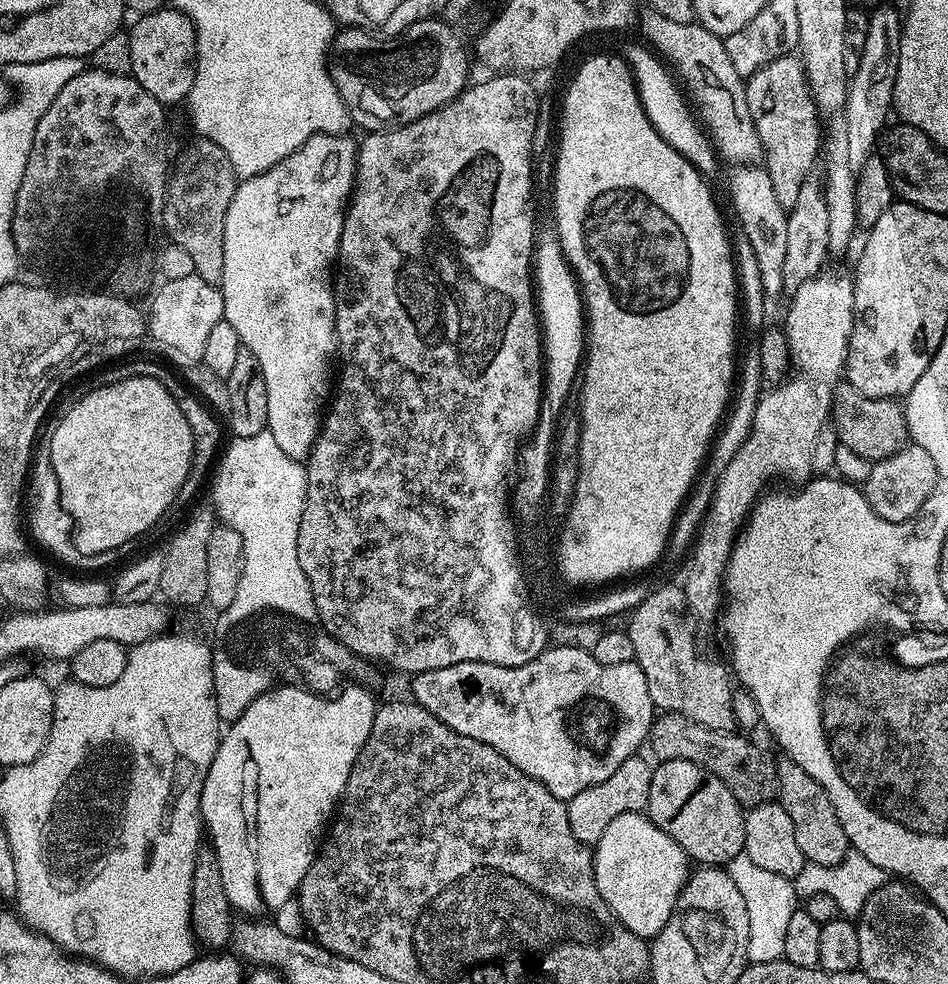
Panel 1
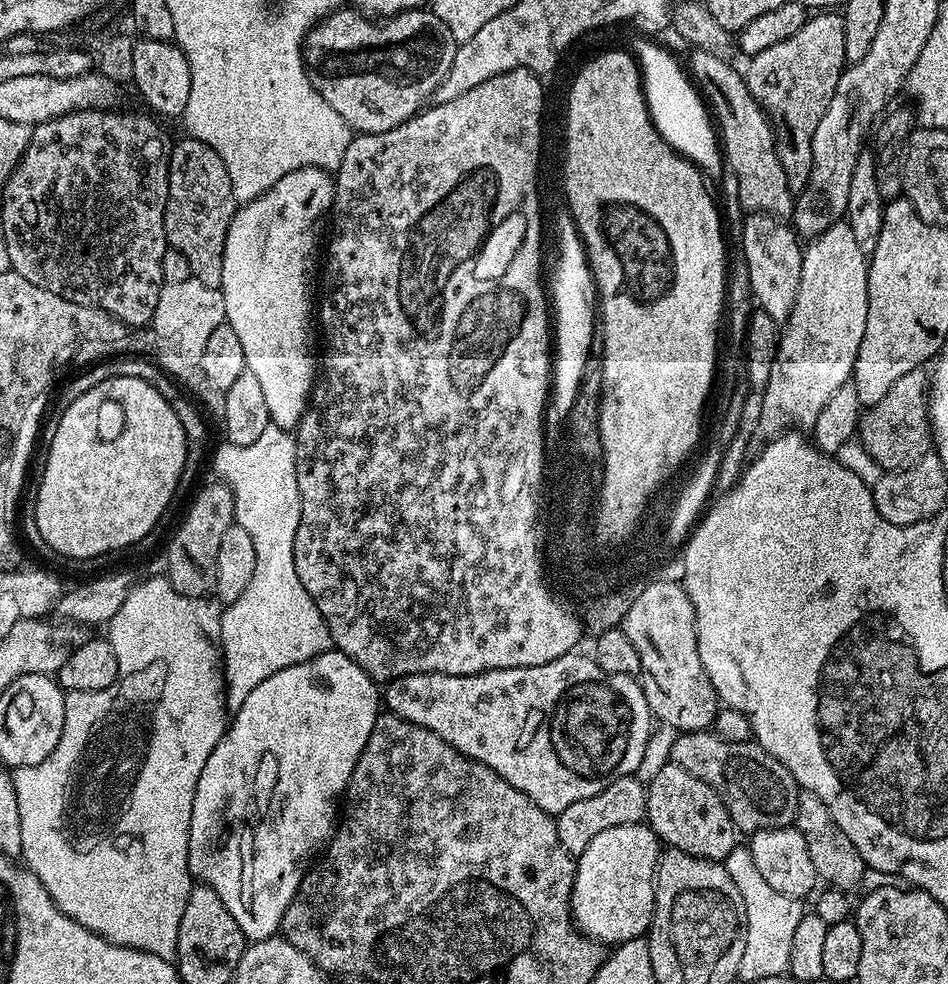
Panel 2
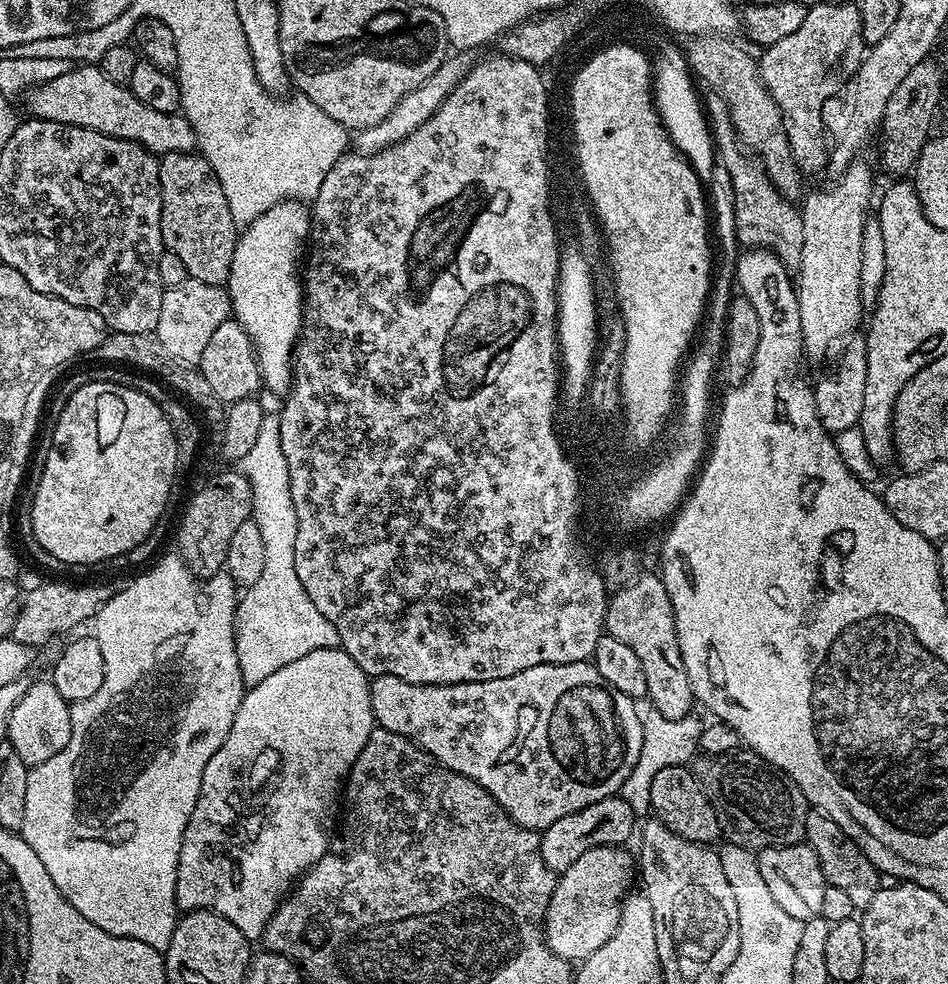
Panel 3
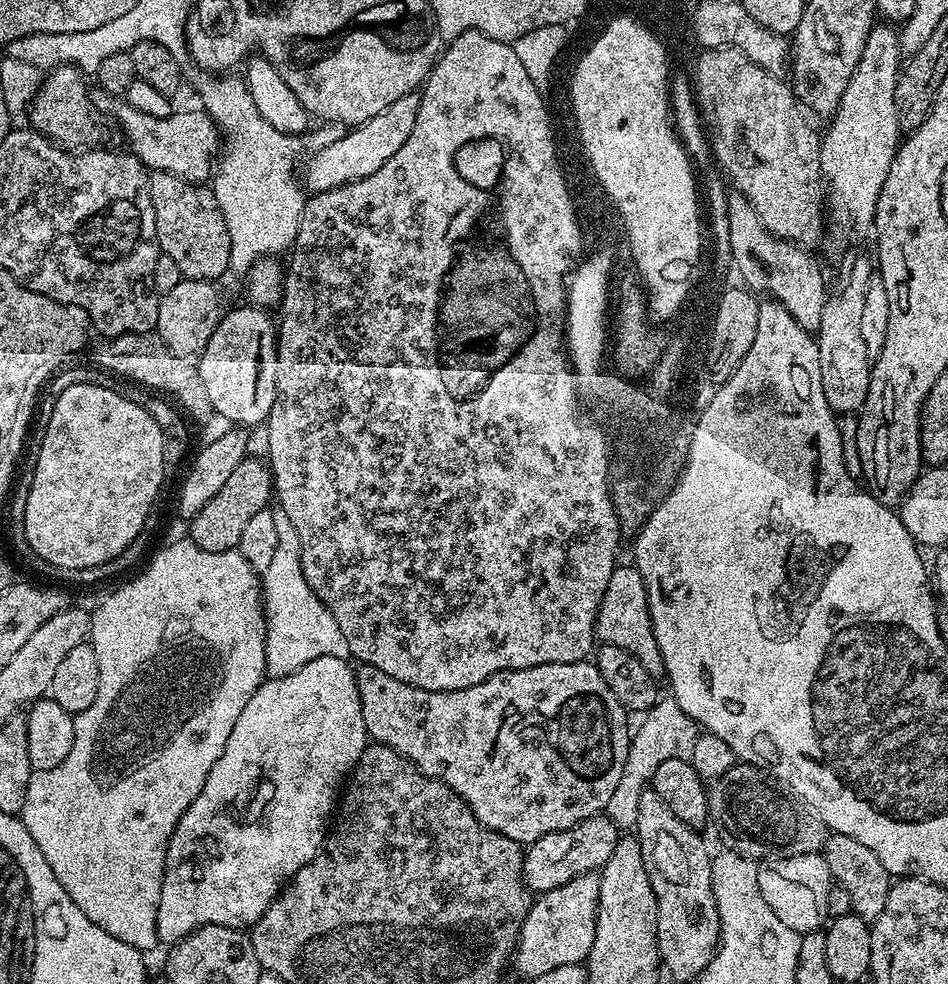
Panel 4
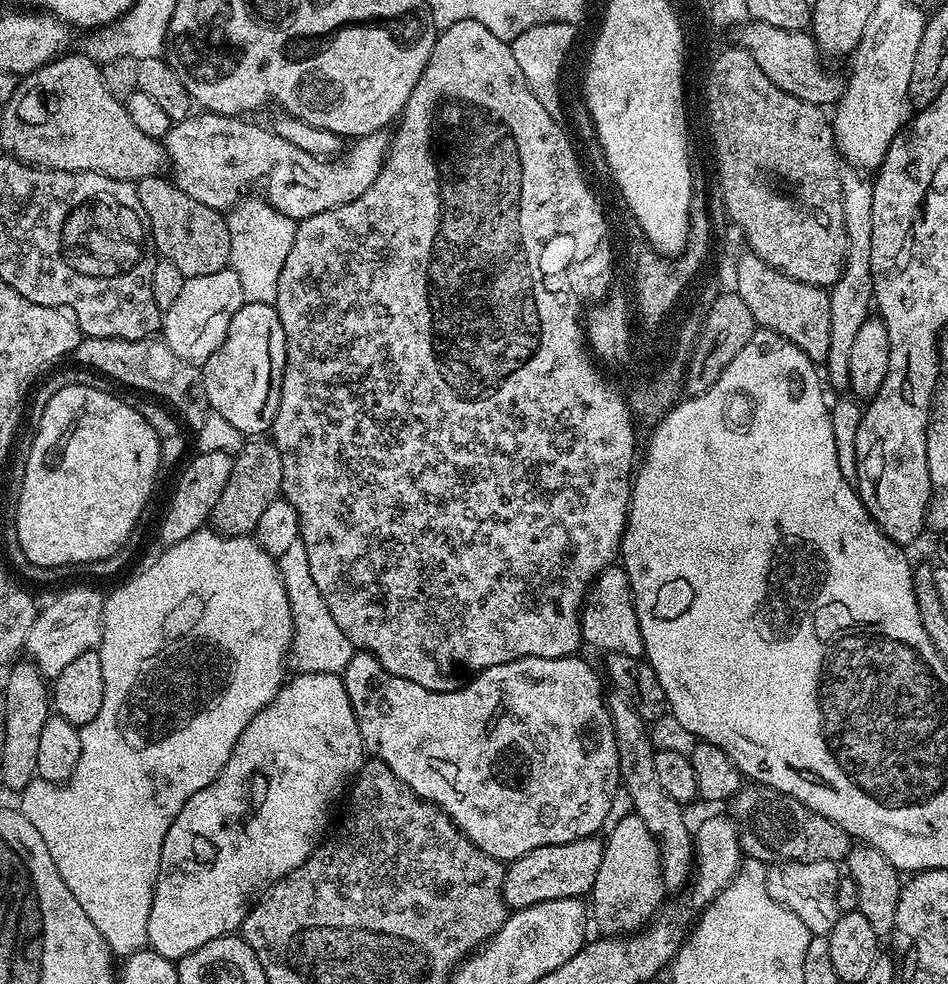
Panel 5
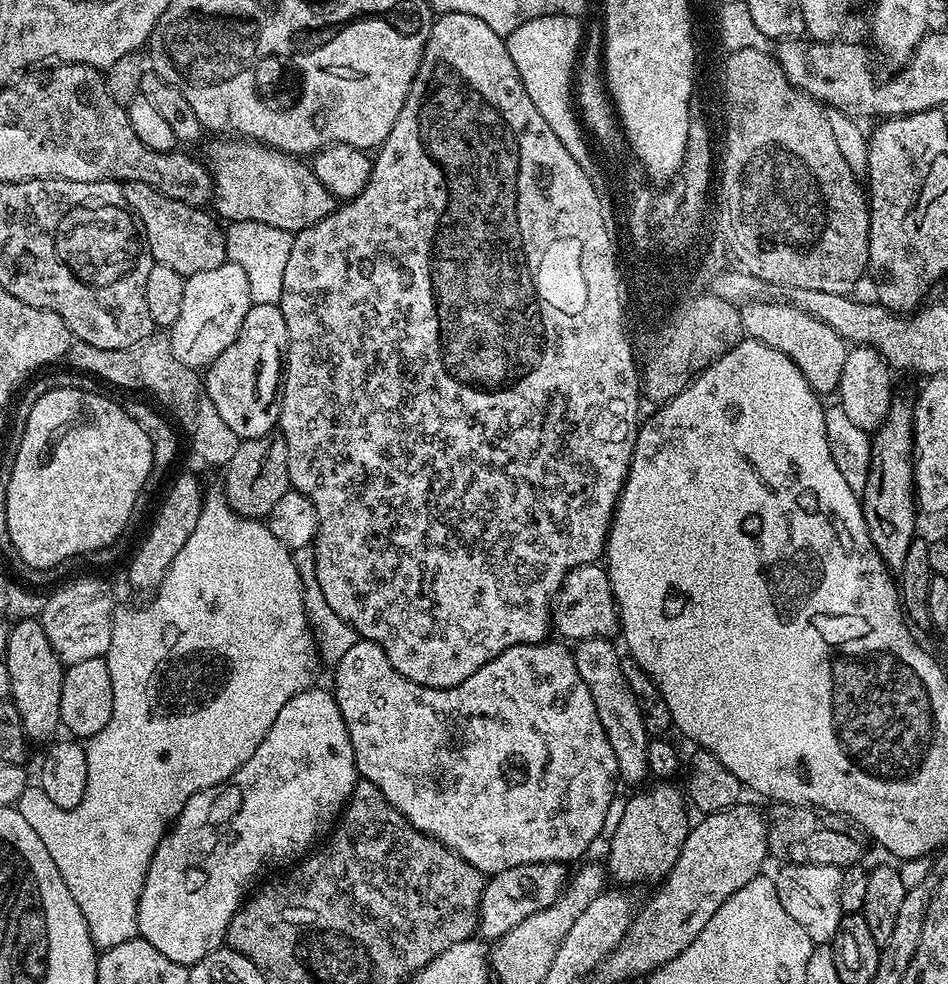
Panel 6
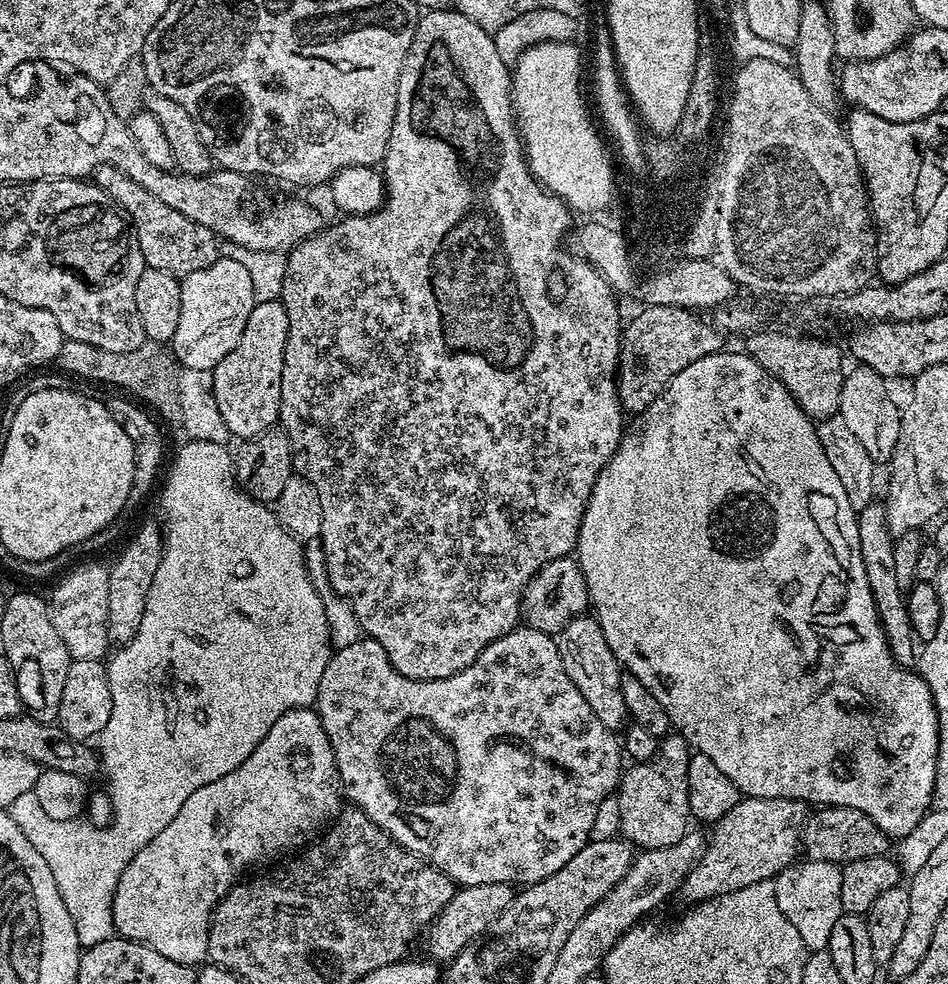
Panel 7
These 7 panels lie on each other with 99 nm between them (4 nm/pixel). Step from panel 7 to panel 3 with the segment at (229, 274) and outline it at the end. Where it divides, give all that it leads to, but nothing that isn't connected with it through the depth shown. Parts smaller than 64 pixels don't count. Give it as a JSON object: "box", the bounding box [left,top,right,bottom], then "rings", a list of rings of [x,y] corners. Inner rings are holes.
{"box":[155,279,232,366],"rings":[[[194,279],[178,282],[178,286],[165,288],[162,298],[162,310],[158,317],[155,335],[170,358],[189,366],[199,365],[206,345],[210,343],[214,330],[222,326],[232,316],[232,300],[224,286],[210,286],[206,282]]]}

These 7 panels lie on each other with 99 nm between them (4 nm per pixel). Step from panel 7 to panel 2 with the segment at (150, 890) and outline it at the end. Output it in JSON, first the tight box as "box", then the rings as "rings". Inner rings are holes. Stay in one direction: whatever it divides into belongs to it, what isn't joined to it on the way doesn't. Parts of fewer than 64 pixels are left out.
{"box":[188,650,382,941],"rings":[[[339,650],[323,652],[321,656],[316,656],[306,664],[295,664],[286,670],[278,670],[278,674],[270,674],[266,682],[254,686],[254,691],[248,695],[246,702],[242,702],[242,710],[238,710],[231,717],[230,723],[225,727],[223,738],[218,742],[218,746],[214,746],[210,758],[206,758],[206,766],[202,766],[202,774],[194,794],[193,814],[190,818],[188,871],[199,883],[214,890],[214,894],[222,898],[226,910],[234,914],[234,922],[238,922],[245,941],[265,940],[280,932],[282,918],[305,872],[332,838],[338,823],[338,809],[341,807],[344,791],[350,782],[350,774],[362,754],[362,746],[366,746],[366,738],[370,738],[370,730],[374,730],[374,722],[381,714],[382,692],[377,681],[367,676],[362,666],[355,664],[345,652]]]}

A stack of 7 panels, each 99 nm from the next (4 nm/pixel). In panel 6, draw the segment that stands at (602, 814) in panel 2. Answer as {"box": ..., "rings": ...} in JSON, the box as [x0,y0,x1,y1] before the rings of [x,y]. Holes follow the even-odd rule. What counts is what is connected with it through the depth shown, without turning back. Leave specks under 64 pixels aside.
{"box":[478,862,570,942],"rings":[[[534,862],[526,866],[510,866],[510,870],[489,875],[484,893],[480,899],[480,922],[478,932],[485,941],[495,942],[514,930],[530,914],[544,910],[564,895],[566,885],[570,880],[567,867],[558,862]]]}

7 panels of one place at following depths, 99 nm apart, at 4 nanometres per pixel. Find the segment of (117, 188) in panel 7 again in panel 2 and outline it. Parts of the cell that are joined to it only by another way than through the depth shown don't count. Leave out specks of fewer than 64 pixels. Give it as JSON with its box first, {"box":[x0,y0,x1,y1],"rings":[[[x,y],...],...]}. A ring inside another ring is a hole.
{"box":[164,138,238,288],"rings":[[[191,138],[171,145],[168,153],[168,201],[164,211],[164,229],[168,247],[178,250],[190,265],[192,279],[219,288],[222,282],[222,254],[226,234],[238,202],[226,174],[226,162],[206,146]]]}

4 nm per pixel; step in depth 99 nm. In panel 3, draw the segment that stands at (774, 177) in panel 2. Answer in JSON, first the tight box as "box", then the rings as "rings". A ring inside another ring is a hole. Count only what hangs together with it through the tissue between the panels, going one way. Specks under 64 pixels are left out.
{"box":[706,98,802,269],"rings":[[[712,98],[706,104],[706,112],[710,117],[711,133],[718,145],[719,163],[724,163],[728,180],[732,183],[732,224],[736,227],[737,242],[744,244],[740,246],[745,249],[770,250],[789,269],[799,269],[802,258],[802,218],[799,209],[780,195],[772,185],[772,179],[764,173],[764,166],[759,159],[753,158],[743,147],[738,146],[738,137],[724,101]]]}

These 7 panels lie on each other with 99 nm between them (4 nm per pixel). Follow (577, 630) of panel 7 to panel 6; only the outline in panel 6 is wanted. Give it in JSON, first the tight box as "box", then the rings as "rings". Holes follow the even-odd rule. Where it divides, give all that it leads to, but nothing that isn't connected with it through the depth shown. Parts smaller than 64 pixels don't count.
{"box":[572,638,650,785],"rings":[[[608,638],[581,640],[575,645],[572,657],[578,666],[578,674],[582,674],[582,682],[586,682],[590,690],[590,698],[594,698],[594,710],[598,710],[602,730],[606,730],[610,750],[614,750],[614,758],[618,762],[619,779],[623,783],[625,780],[628,784],[643,785],[643,780],[650,776],[646,762],[650,737],[646,726],[642,726],[642,710],[626,682],[626,674],[622,674],[621,653],[616,653],[612,643]]]}

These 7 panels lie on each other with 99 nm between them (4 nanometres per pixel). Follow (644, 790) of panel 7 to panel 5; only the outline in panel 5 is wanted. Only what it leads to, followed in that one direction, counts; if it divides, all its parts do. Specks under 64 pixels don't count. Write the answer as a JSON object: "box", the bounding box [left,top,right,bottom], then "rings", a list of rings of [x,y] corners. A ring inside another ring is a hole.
{"box":[590,815,666,937],"rings":[[[628,815],[604,840],[602,866],[598,866],[590,893],[591,919],[592,916],[596,919],[605,937],[627,936],[640,931],[661,911],[665,903],[664,895],[666,889],[660,865],[660,842],[654,834],[650,834],[650,830],[646,830],[642,818]]]}

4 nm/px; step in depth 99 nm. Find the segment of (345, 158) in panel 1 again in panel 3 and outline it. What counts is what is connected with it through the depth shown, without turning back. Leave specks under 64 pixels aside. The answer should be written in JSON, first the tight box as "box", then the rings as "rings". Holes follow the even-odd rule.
{"box":[226,200,309,394],"rings":[[[283,200],[239,233],[234,262],[230,262],[230,278],[226,287],[232,300],[232,316],[240,323],[242,330],[246,330],[254,346],[263,387],[279,394],[287,393],[292,386],[292,358],[296,342],[300,339],[300,323],[304,320],[304,293],[300,277],[302,257],[309,236],[309,209],[295,200]]]}

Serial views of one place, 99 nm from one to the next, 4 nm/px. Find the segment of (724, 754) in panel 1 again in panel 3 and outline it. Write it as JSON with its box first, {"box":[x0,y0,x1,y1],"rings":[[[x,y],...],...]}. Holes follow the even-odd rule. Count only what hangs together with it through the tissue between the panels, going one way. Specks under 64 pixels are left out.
{"box":[690,750,810,853],"rings":[[[737,750],[729,756],[700,754],[691,761],[690,771],[703,788],[727,843],[759,853],[765,848],[781,848],[804,840],[810,811],[808,799],[793,780],[756,753]]]}

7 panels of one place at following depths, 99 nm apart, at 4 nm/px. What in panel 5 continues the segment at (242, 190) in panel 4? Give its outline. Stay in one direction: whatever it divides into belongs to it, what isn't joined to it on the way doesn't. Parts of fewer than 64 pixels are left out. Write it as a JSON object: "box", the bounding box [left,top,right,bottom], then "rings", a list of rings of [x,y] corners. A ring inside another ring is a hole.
{"box":[227,198,297,305],"rings":[[[263,198],[252,199],[241,200],[227,213],[230,230],[229,267],[241,279],[245,303],[273,305],[277,298],[278,279],[283,263],[294,244],[297,221],[274,210],[274,206]]]}

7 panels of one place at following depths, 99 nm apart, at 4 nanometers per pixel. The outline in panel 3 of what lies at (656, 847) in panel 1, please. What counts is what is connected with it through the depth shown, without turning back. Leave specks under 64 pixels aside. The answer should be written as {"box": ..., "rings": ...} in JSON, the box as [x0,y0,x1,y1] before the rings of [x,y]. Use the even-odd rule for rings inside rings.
{"box":[544,846,634,962],"rings":[[[602,846],[586,850],[574,866],[559,873],[556,889],[544,915],[544,941],[558,958],[583,962],[598,946],[610,939],[618,926],[620,905],[629,895],[628,883],[634,880],[634,856],[623,847]]]}

